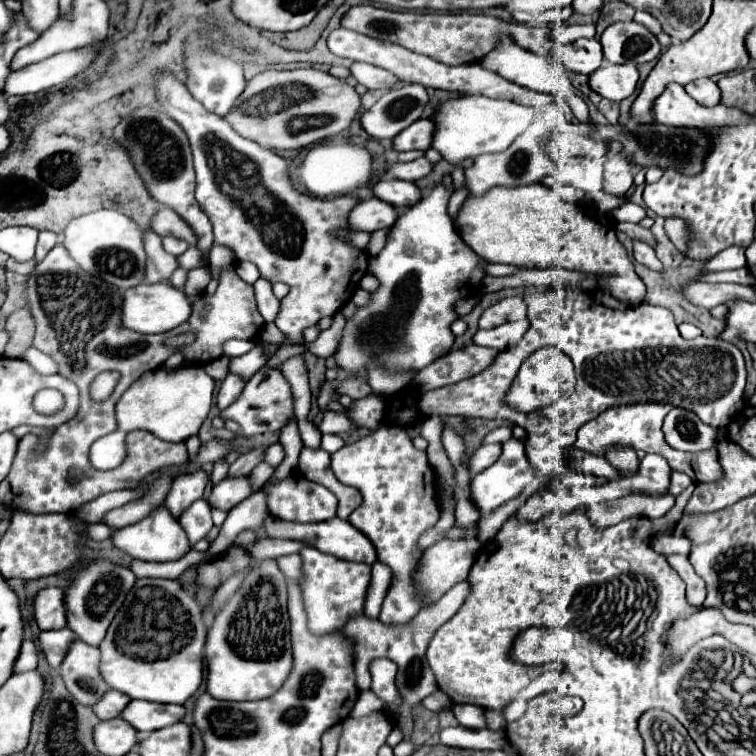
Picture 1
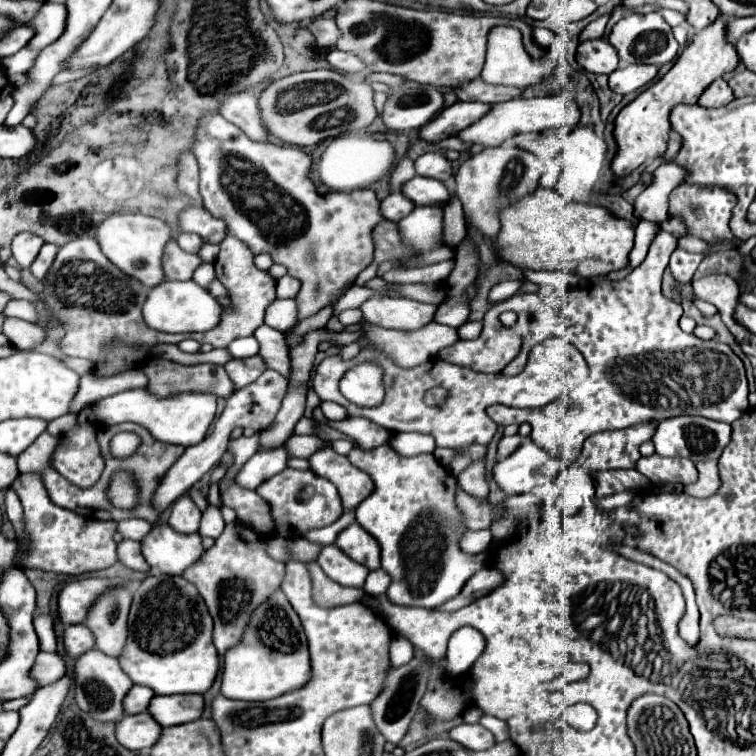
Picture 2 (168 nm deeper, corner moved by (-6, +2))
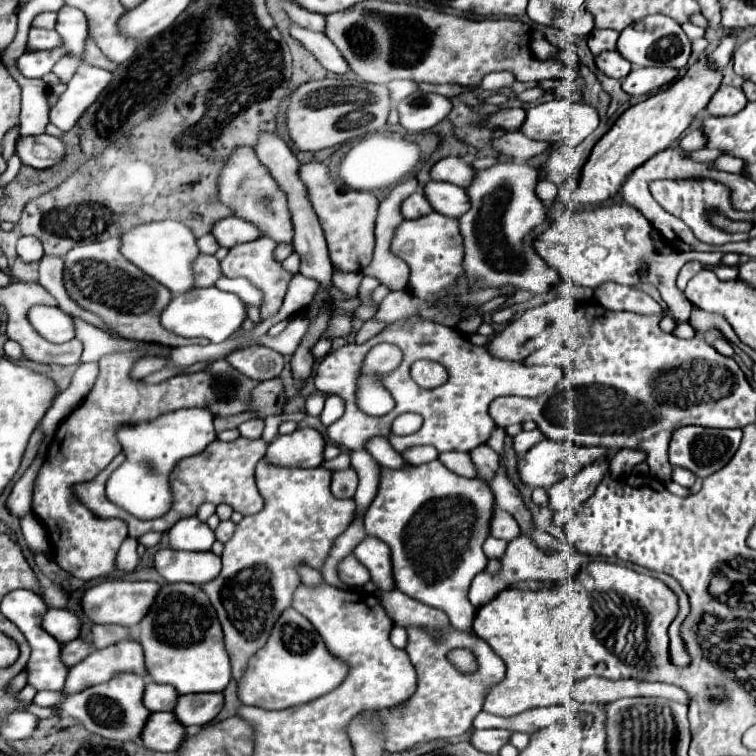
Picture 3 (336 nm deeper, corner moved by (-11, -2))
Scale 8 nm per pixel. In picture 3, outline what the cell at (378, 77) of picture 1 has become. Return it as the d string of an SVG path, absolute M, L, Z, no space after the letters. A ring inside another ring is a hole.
M295 23L289 25L289 35L299 41L313 57L317 57L317 61L327 69L327 71L333 71L333 73L345 73L349 69L349 65L343 61L341 53L335 49L335 45L321 33L315 33L315 31L309 31L309 29L303 29Z

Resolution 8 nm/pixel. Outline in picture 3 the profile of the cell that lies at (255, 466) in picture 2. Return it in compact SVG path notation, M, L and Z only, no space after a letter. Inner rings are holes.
M295 429L289 435L279 435L267 449L267 459L273 465L289 467L319 467L323 463L325 437L317 429Z

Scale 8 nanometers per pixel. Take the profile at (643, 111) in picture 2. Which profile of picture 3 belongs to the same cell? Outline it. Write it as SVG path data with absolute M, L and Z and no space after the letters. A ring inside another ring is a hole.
M703 57L699 59L699 63L691 65L687 73L679 81L675 81L669 89L629 107L591 149L589 159L581 169L579 187L573 193L575 203L579 203L579 207L599 205L615 197L623 181L635 167L643 165L643 161L647 161L661 149L671 147L671 143L677 141L677 137L681 137L681 133L691 125L691 121L707 107L709 99L719 89L719 85L721 85L721 73L709 69Z

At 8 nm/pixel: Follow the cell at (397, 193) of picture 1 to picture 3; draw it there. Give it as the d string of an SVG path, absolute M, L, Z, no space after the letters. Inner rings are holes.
M429 181L423 189L427 193L429 203L441 215L459 219L463 213L469 211L469 197L463 187L445 183L445 181Z

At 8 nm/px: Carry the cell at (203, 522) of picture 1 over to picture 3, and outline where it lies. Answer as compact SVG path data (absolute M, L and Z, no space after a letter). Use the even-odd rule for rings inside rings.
M221 521L217 531L215 531L215 537L217 537L217 541L227 543L233 537L233 531L235 531L235 523L233 521Z

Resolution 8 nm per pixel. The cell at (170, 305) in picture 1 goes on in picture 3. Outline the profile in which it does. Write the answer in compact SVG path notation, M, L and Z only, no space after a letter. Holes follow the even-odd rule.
M217 287L209 289L191 289L183 295L175 295L167 309L161 313L161 323L165 329L181 335L181 337L207 337L211 343L221 343L237 333L247 319L245 303L233 295L219 291Z

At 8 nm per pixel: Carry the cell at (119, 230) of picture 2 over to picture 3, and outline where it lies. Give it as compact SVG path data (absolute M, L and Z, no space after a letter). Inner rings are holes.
M155 221L155 223L145 223L139 227L133 227L131 231L123 233L123 255L143 269L147 275L163 283L173 295L187 293L187 289L195 287L195 273L193 273L193 261L199 257L199 247L197 239L191 229L187 229L179 221Z

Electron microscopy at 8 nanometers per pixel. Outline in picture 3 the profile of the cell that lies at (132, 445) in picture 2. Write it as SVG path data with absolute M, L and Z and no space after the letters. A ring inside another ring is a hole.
M179 409L161 415L151 423L127 425L119 429L119 441L127 461L109 477L107 497L125 511L135 513L139 519L155 519L165 515L173 505L169 475L177 461L199 455L211 441L215 441L213 417L207 409ZM129 477L137 477L137 481L129 481Z

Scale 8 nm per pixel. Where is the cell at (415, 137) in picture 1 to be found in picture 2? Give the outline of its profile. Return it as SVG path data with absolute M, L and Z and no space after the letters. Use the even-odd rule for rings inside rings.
M456 101L454 105L442 109L424 127L420 127L418 135L426 143L438 143L438 141L442 141L446 137L456 135L458 131L462 131L464 127L472 125L474 121L478 121L488 109L490 109L490 105L476 103L476 101L466 101L466 103L464 101Z

